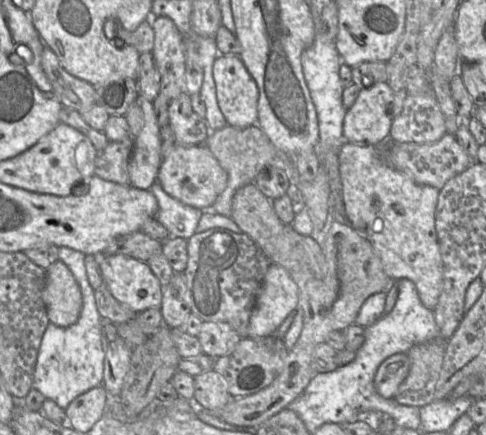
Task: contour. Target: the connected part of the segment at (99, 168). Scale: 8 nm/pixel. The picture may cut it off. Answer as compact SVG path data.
M133 136L121 141L110 141L95 159L94 174L103 180L130 185L128 164L134 148Z

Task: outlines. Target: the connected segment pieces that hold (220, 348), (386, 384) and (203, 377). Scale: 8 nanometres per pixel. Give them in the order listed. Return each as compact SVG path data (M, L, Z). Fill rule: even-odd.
M202 322L197 337L203 353L215 359L231 352L242 339L226 322Z
M396 353L386 358L378 367L374 378L377 393L392 398L409 373L410 362L406 353Z
M215 370L193 376L194 399L209 412L220 410L232 399L226 379Z

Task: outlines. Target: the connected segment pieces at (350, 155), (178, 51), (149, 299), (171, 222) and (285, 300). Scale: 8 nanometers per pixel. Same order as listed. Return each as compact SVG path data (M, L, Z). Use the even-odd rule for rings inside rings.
M351 142L341 146L338 160L344 215L349 225L372 244L386 275L393 281L411 280L422 304L433 311L439 300L443 275L435 229L440 190L416 184L387 165L380 157L381 149L382 145L360 146ZM374 198L377 198L376 205Z
M166 16L151 17L154 31L152 56L160 73L158 96L168 102L185 91L185 42L174 22Z
M123 254L98 256L97 263L103 277L103 283L118 302L128 306L136 313L149 308L161 309L162 286L146 262Z
M157 180L149 190L158 202L158 211L154 218L167 229L169 238L191 238L196 233L204 211L171 197Z
M273 263L267 270L256 303L252 310L248 336L268 337L273 335L286 317L298 307L299 289L287 270L277 263Z

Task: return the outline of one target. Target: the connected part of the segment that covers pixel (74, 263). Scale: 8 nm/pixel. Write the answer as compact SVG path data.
M59 247L59 259L76 279L82 293L83 306L78 321L66 328L49 323L43 335L34 371L33 387L46 399L53 400L64 410L79 395L103 384L104 358L102 325L85 267L83 253L68 247Z

